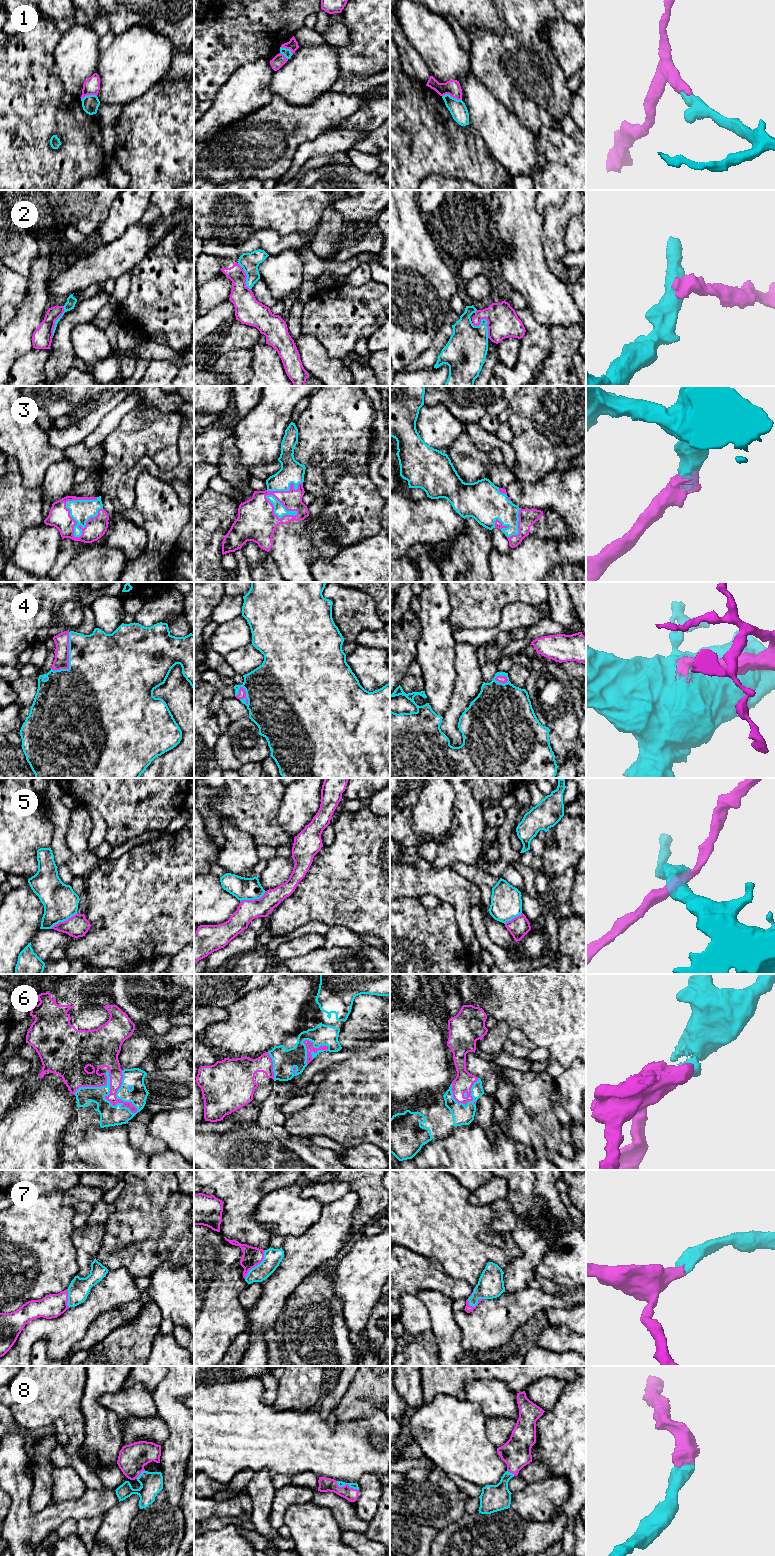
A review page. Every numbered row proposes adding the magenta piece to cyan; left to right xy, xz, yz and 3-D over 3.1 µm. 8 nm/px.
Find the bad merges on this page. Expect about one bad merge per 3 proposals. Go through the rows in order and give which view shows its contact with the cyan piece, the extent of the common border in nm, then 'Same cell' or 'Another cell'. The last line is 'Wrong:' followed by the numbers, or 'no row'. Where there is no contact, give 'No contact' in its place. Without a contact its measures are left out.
1: Touches cyan in yz. Shared border 170 nm. Another cell
2: Touches cyan in yz. Shared border 180 nm. Another cell
3: Touches cyan in xy. Shared border 380 nm. Same cell
4: Touches cyan in xy. Shared border 340 nm. Same cell
5: Touches cyan in xz. Shared border 220 nm. Another cell
6: Touches cyan in xy. Shared border 550 nm. Same cell
7: Touches cyan in xz. Shared border 280 nm. Same cell
8: Touches cyan in xz. Shared border 200 nm. Same cell
Wrong: 1, 2, 5

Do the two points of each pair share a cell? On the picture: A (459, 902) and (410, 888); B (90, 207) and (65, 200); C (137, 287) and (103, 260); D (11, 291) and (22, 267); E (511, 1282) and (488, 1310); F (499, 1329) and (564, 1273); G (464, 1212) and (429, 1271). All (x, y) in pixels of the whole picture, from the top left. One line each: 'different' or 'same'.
A: same
B: same
C: different
D: different
E: different
F: different
G: different

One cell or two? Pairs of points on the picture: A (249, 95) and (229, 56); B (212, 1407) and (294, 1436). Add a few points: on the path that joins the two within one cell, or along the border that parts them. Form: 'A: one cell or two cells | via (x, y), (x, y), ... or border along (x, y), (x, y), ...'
A: two cells | border along (258, 59), (244, 62), (221, 87)
B: one cell | via (232, 1424), (243, 1433), (256, 1436), (274, 1436)

